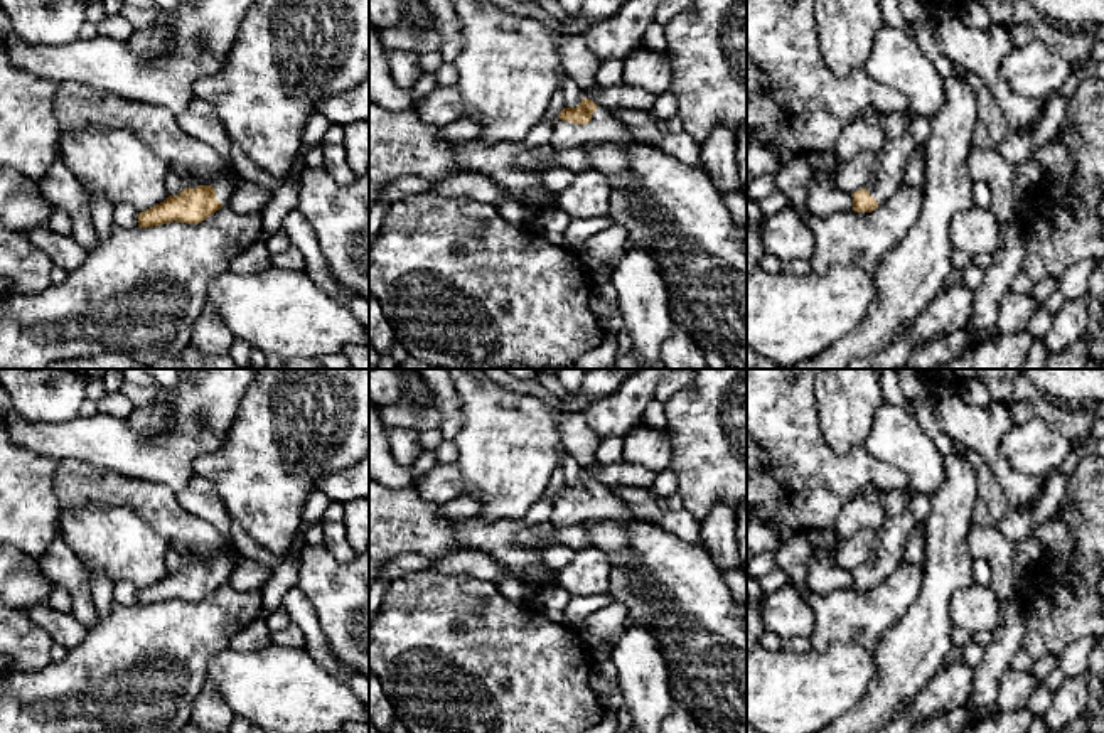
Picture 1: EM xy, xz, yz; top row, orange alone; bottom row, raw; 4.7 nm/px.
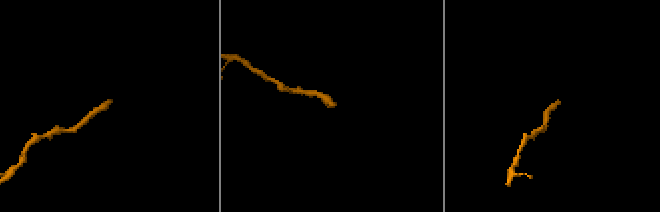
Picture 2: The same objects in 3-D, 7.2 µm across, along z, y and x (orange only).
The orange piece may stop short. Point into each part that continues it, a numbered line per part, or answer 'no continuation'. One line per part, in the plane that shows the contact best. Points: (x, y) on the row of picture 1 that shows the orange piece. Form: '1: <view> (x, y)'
1: xy (225, 186)

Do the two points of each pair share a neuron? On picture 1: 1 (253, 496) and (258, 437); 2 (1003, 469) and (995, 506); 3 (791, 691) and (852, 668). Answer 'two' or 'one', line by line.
1: one
2: two
3: one

